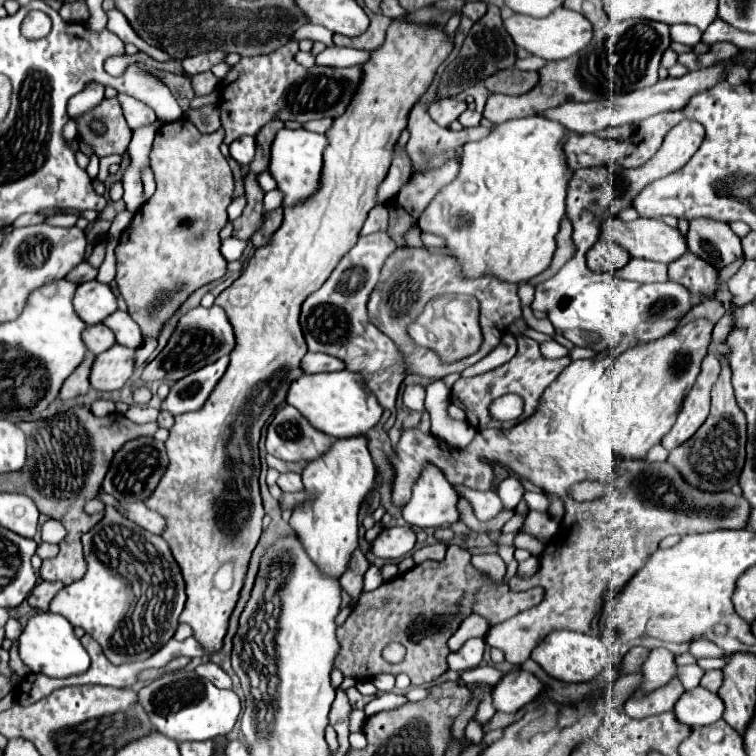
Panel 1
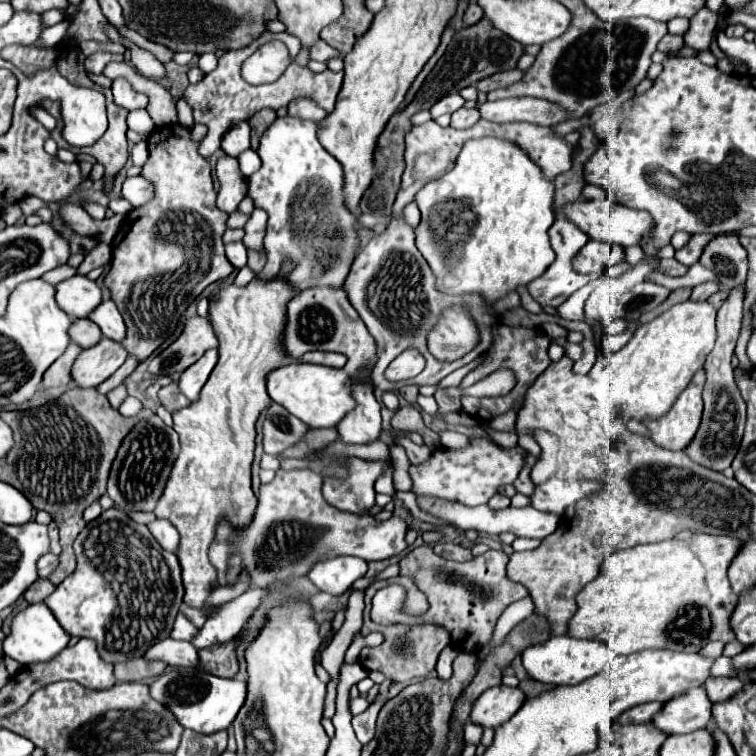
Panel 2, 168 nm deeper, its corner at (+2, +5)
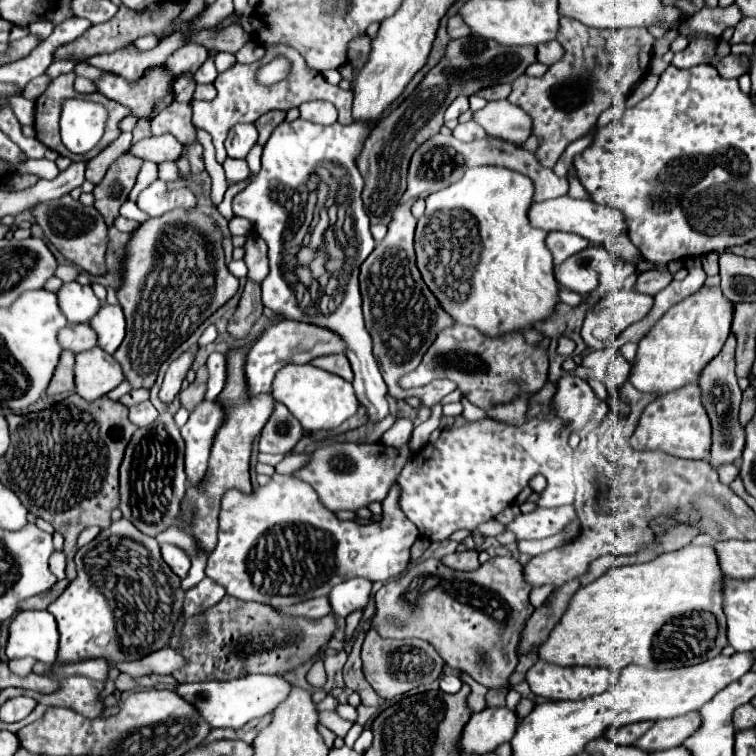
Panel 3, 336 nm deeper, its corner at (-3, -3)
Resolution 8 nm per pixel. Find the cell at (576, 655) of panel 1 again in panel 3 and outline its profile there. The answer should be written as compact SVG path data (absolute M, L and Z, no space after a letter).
M538 659L526 673L532 693L546 699L584 699L610 687L612 671L606 667L562 667Z

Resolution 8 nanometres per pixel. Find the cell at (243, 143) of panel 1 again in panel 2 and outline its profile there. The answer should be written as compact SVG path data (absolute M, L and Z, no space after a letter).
M241 121L239 125L233 125L225 133L225 137L221 141L221 149L231 157L237 157L245 149L249 149L249 123Z

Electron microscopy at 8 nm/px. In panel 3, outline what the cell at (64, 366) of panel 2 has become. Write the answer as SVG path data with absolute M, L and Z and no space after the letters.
M64 351L60 355L60 365L56 367L56 373L46 389L48 395L56 395L56 393L68 393L74 391L74 353L72 351Z

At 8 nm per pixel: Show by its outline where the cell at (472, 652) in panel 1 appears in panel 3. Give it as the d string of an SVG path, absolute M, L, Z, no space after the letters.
M444 675L442 679L440 679L440 689L444 691L444 693L456 693L456 691L460 691L460 687L462 687L462 681L456 677L456 675Z

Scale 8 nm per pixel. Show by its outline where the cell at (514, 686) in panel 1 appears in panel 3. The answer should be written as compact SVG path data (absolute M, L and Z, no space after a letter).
M486 707L474 713L464 727L464 737L460 739L460 751L468 753L492 753L498 745L508 743L516 731L518 715L516 711L504 707Z

